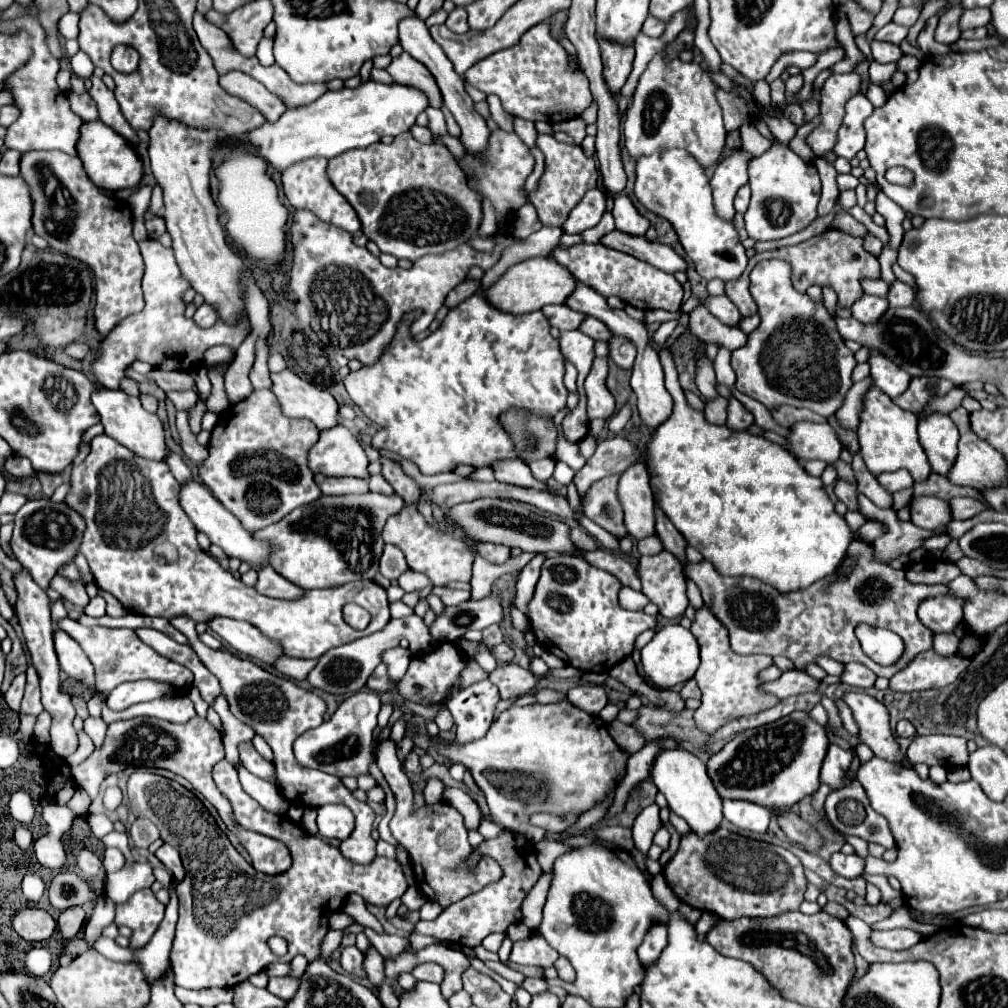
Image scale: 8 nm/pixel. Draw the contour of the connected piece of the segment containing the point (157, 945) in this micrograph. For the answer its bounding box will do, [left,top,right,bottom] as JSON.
[95,884,177,986]

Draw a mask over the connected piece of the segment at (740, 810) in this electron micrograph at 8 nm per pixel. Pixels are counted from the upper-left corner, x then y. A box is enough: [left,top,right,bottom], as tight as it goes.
[723,800,771,832]

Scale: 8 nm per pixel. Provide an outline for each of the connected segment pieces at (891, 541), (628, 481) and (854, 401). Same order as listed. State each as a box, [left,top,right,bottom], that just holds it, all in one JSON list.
[[857,494,945,564],[617,462,655,540],[835,378,871,430]]

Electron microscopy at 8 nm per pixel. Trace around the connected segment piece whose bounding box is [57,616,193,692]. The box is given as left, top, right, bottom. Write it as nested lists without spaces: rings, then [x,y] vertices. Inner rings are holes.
[[[69,616],[61,618],[57,622],[57,626],[61,630],[65,630],[73,640],[79,642],[79,646],[83,648],[83,652],[87,654],[87,658],[95,666],[97,690],[105,692],[105,690],[113,690],[121,682],[145,680],[145,678],[169,682],[179,692],[187,690],[193,684],[193,674],[191,674],[189,668],[177,664],[177,662],[173,662],[173,660],[169,660],[169,658],[165,658],[161,654],[157,654],[153,648],[149,648],[145,642],[141,642],[141,638],[133,630],[127,630],[127,628],[103,628],[103,626],[91,626],[89,628],[89,626],[83,626],[79,620],[71,620]],[[127,672],[137,672],[137,678],[119,678],[119,676],[135,676],[135,674],[127,674]]]

